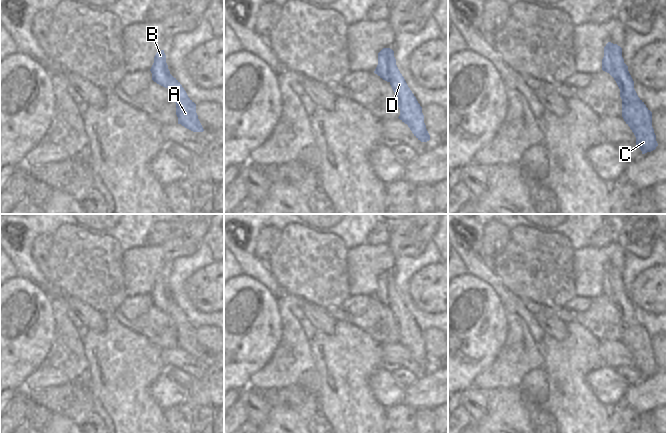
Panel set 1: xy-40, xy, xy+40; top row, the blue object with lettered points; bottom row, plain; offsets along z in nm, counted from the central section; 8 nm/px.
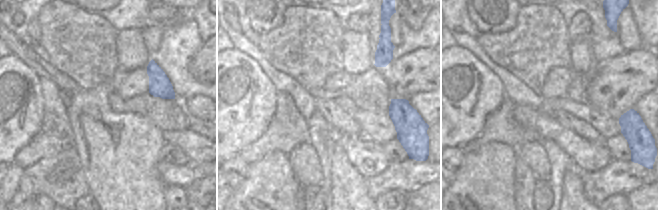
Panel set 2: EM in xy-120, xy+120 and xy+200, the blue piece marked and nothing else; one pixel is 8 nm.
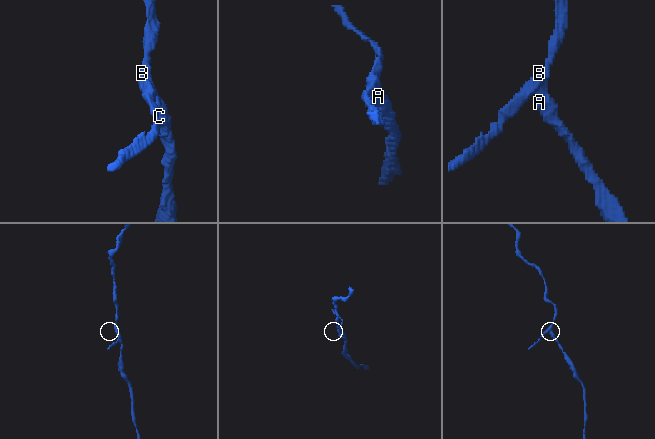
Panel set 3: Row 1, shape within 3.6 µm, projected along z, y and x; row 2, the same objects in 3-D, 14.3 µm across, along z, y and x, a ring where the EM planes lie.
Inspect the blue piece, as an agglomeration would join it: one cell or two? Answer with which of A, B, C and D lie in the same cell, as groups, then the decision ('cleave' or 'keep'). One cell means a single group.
groups A C D / B; cleave

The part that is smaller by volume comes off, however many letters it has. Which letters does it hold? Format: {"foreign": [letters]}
{"foreign": ["B"]}

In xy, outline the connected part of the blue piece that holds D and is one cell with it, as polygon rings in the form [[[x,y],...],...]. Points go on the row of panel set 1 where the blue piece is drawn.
[[[392,49],[388,57],[388,71],[390,73],[390,85],[398,99],[398,107],[400,109],[398,118],[408,125],[418,140],[421,142],[429,141],[430,135],[424,123],[422,107],[400,73]]]

